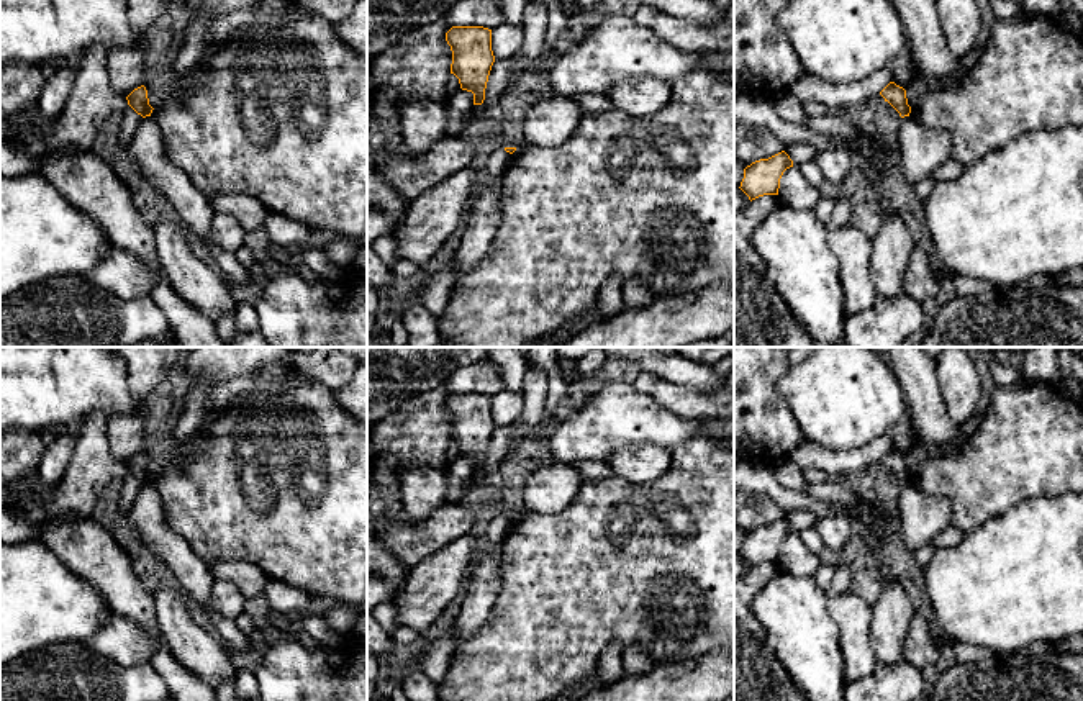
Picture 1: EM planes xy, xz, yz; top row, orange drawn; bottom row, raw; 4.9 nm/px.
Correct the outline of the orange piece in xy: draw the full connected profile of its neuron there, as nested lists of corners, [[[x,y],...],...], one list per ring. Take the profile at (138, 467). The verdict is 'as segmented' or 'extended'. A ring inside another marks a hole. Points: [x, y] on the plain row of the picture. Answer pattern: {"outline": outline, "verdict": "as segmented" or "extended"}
{"outline": [[[144,452],[134,455],[128,464],[128,472],[143,485],[151,483],[152,473],[149,472],[147,457]]], "verdict": "as segmented"}

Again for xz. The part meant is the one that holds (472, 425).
{"outline": [[[452,393],[446,400],[452,418],[451,441],[459,445],[460,455],[474,460],[474,472],[482,472],[495,423],[492,396],[483,393]]], "verdict": "as segmented"}

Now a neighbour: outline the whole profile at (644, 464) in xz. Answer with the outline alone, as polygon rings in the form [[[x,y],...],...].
[[[628,445],[613,452],[606,460],[616,477],[632,485],[649,485],[664,477],[670,465],[670,450],[660,445]]]

